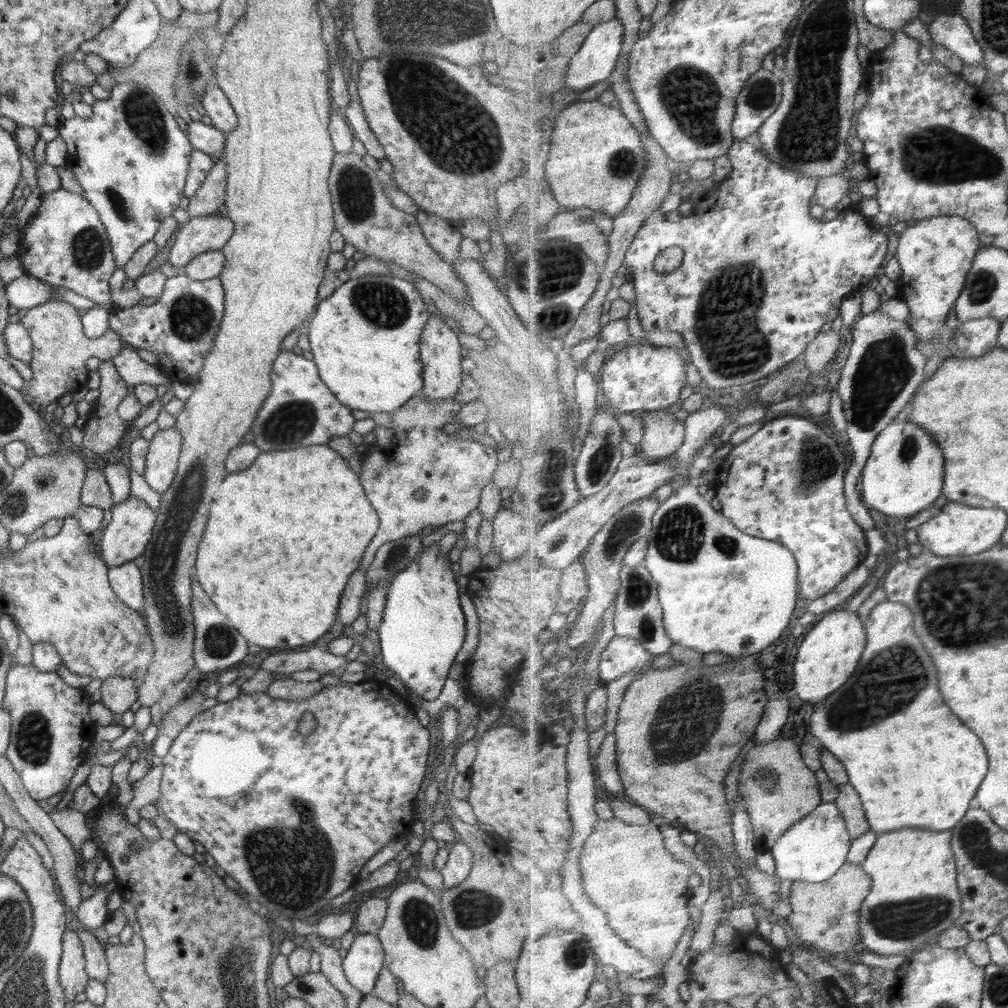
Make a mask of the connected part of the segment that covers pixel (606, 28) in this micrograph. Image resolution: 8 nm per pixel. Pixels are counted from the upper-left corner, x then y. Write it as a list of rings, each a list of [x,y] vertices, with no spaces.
[[[617,17],[608,23],[596,25],[594,31],[586,39],[584,46],[573,56],[570,71],[568,71],[567,86],[579,94],[593,88],[596,84],[609,80],[614,74],[623,55],[627,28],[625,23]]]

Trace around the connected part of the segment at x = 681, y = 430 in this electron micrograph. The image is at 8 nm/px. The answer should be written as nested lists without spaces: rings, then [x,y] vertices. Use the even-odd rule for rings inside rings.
[[[675,409],[648,411],[642,414],[646,421],[646,435],[642,442],[643,455],[649,460],[673,458],[687,440],[687,425],[675,417]]]

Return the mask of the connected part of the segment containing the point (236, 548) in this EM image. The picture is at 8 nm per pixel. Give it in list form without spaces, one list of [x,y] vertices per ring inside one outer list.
[[[312,444],[302,446],[292,450],[278,450],[261,453],[252,466],[248,466],[242,472],[228,474],[220,486],[220,494],[214,500],[210,508],[210,518],[204,530],[204,538],[198,548],[198,558],[196,558],[196,578],[202,586],[202,590],[210,596],[210,600],[216,604],[216,608],[230,620],[230,624],[250,642],[258,644],[261,648],[267,648],[272,651],[282,650],[282,648],[294,648],[310,644],[336,623],[336,610],[338,610],[338,600],[340,594],[348,582],[348,576],[358,568],[358,562],[362,558],[364,548],[370,544],[372,537],[378,531],[380,518],[378,513],[370,505],[365,491],[360,484],[359,476],[350,468],[347,461],[331,450],[327,445]]]

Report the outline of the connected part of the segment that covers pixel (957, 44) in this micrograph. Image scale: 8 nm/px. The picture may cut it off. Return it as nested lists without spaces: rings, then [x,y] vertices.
[[[960,12],[941,15],[929,26],[929,31],[936,43],[956,53],[964,64],[986,67],[986,51]]]

